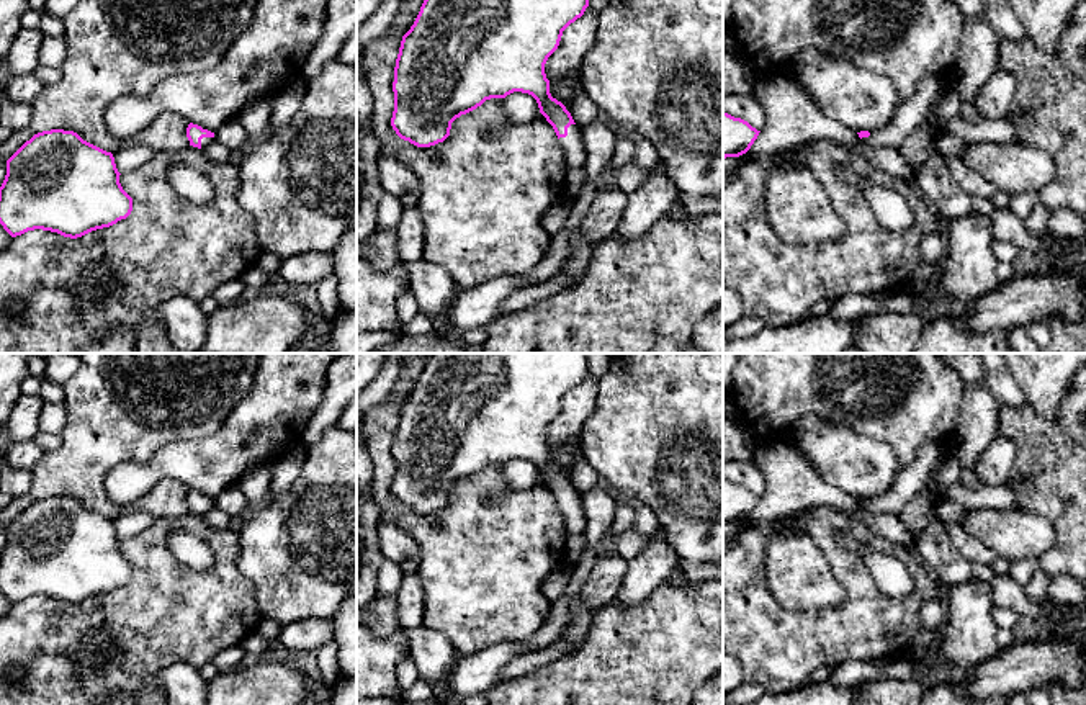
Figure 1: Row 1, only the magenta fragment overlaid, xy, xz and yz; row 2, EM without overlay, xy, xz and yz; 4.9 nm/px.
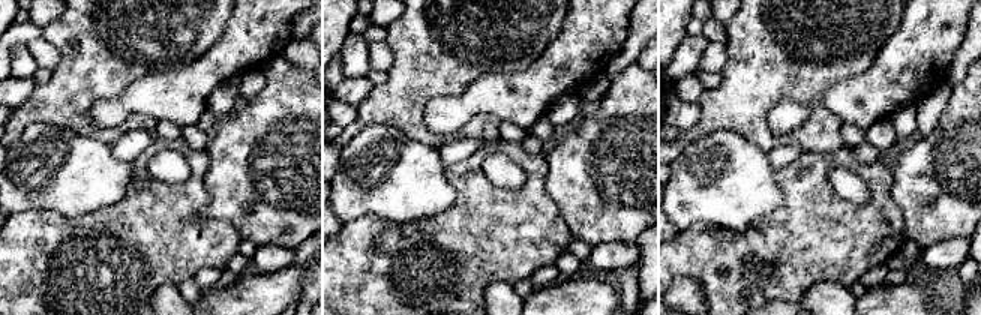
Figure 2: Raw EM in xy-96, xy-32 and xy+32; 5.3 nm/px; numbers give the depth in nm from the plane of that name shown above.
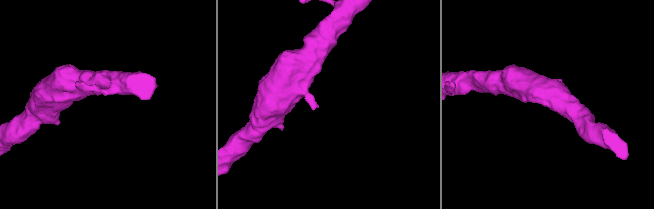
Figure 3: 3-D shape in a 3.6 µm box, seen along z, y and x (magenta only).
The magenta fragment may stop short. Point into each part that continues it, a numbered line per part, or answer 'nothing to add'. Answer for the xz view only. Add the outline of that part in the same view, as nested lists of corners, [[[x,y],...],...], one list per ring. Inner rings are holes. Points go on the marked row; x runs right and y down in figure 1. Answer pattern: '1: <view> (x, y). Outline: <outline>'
1: xz (573, 146). Outline: [[[571,124],[568,128],[568,136],[559,137],[558,141],[564,152],[568,168],[584,168],[586,149],[581,129],[576,124]]]

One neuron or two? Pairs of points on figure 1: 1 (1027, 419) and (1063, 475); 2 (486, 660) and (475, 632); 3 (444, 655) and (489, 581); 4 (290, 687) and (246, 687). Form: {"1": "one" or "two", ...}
{"1": "one", "2": "two", "3": "two", "4": "one"}

